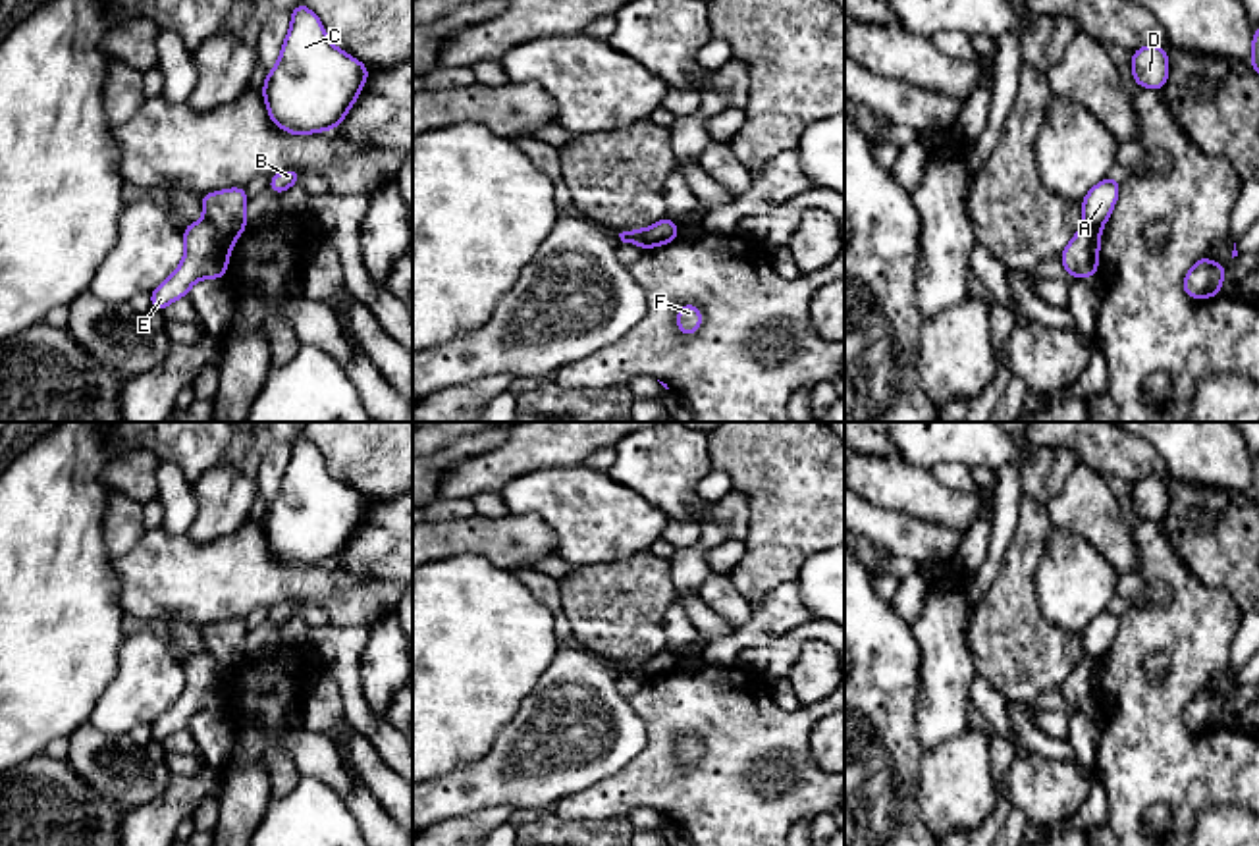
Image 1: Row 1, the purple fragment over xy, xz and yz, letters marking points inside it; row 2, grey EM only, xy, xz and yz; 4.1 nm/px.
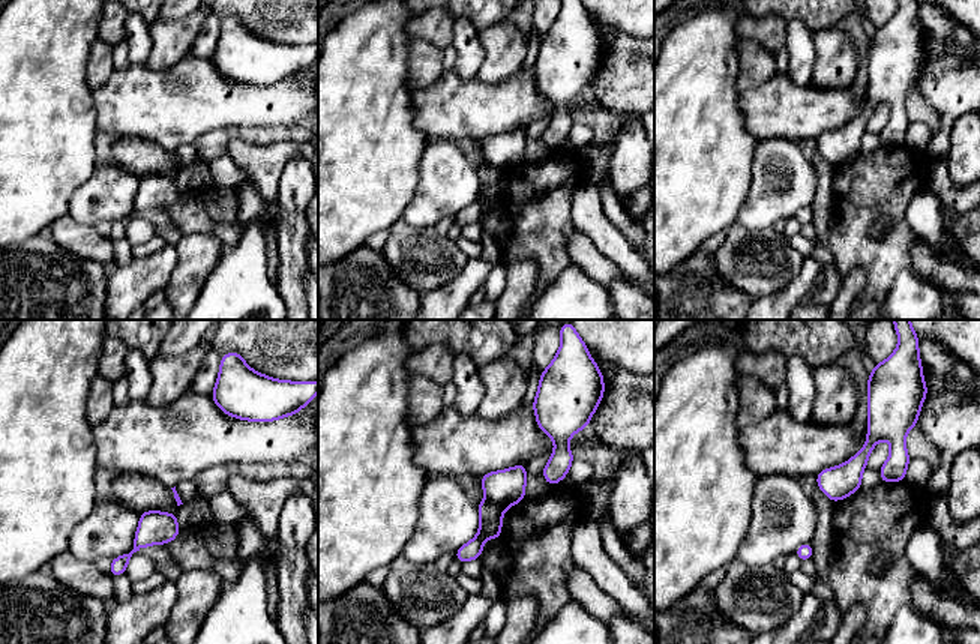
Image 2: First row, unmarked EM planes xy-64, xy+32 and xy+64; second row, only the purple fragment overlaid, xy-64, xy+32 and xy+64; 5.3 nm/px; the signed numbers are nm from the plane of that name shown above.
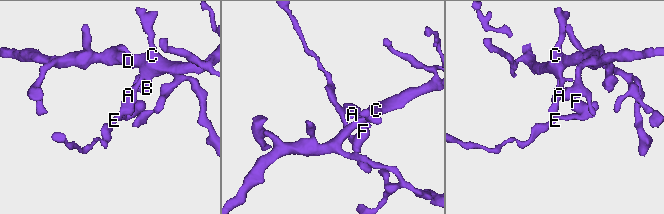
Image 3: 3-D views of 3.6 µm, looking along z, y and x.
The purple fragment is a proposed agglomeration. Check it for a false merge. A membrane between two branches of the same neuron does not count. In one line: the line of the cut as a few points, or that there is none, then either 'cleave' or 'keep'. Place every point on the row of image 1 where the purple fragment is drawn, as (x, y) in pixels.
xy (205, 218), (232, 241) | cleave

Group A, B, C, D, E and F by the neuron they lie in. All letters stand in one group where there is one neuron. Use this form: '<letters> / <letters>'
A B C D / E F

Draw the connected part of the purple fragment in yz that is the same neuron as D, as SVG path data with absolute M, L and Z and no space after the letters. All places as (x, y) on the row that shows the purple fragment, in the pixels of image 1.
M1161 44L1132 52L1132 75L1141 89L1161 91L1168 81L1168 54Z

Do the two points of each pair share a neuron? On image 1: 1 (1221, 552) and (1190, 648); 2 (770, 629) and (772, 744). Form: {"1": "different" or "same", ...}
{"1": "different", "2": "different"}

